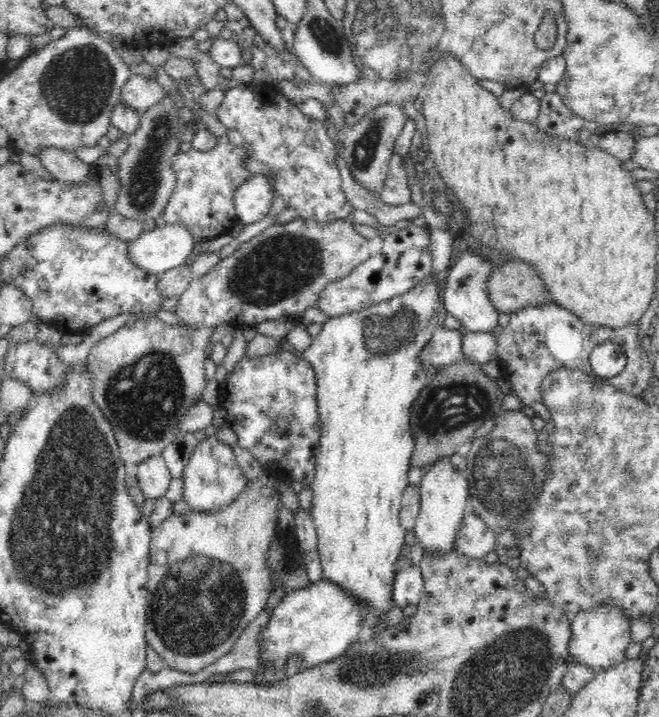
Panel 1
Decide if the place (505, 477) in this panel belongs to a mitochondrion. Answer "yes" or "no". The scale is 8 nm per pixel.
yes

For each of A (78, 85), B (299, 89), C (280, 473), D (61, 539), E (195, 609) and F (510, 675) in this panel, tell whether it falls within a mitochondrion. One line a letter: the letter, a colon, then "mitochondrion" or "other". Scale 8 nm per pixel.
A: mitochondrion
B: other
C: other
D: mitochondrion
E: mitochondrion
F: mitochondrion

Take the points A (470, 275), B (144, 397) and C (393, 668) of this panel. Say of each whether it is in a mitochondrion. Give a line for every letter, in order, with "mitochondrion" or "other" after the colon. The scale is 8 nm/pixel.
A: mitochondrion
B: mitochondrion
C: mitochondrion

